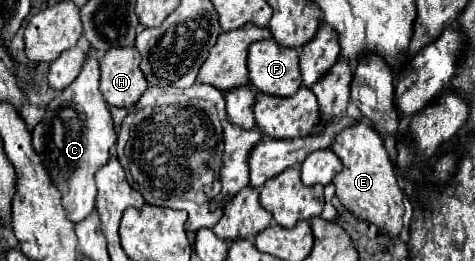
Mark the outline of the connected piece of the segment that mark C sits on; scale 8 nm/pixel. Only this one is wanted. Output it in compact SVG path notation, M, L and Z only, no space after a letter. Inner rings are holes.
M88 47L86 61L76 81L60 91L48 105L42 121L32 131L32 145L42 159L52 183L62 193L62 207L70 221L80 223L96 209L94 173L110 159L110 149L116 143L114 121L106 101L98 91L100 61L94 47Z

